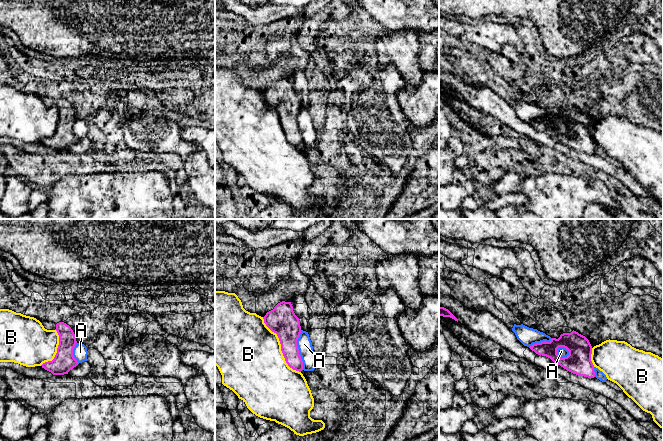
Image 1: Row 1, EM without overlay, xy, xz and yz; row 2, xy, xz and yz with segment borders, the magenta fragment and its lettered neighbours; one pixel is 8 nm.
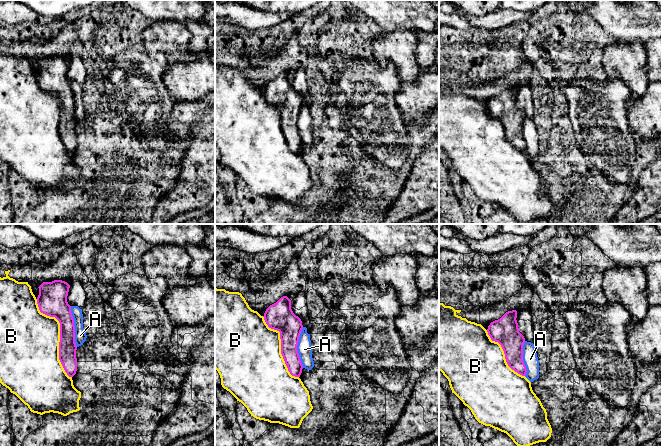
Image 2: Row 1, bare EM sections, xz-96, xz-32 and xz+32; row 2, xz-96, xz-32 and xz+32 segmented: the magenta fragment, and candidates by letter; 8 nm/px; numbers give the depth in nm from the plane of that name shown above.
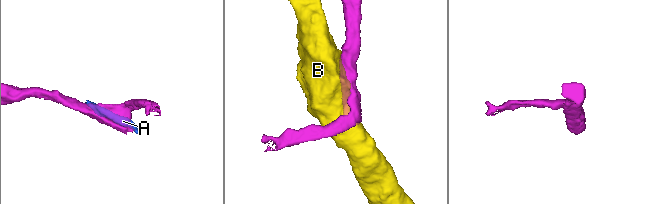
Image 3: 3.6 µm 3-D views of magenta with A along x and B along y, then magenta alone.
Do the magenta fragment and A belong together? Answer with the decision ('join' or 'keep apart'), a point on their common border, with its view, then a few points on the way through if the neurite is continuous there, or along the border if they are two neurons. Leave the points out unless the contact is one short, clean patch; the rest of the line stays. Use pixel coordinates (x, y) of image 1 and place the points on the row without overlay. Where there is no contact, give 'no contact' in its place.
keep apart; meets magenta in xz at (298, 126)

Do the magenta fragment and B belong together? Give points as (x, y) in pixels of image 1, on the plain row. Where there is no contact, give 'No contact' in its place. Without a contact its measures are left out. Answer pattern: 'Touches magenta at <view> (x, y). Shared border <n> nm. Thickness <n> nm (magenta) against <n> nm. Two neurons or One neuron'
Touches magenta at xz (281, 123). Shared border 550 nm. Thickness 220 nm (magenta) against 480 nm. Two neurons

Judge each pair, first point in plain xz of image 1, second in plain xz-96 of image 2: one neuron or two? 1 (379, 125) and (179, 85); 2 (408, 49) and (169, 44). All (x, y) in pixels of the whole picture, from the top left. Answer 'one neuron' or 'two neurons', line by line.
1: two neurons
2: one neuron

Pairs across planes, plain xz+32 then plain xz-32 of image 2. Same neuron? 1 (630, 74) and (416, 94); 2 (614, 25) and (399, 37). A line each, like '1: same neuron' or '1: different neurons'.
1: different neurons
2: different neurons

